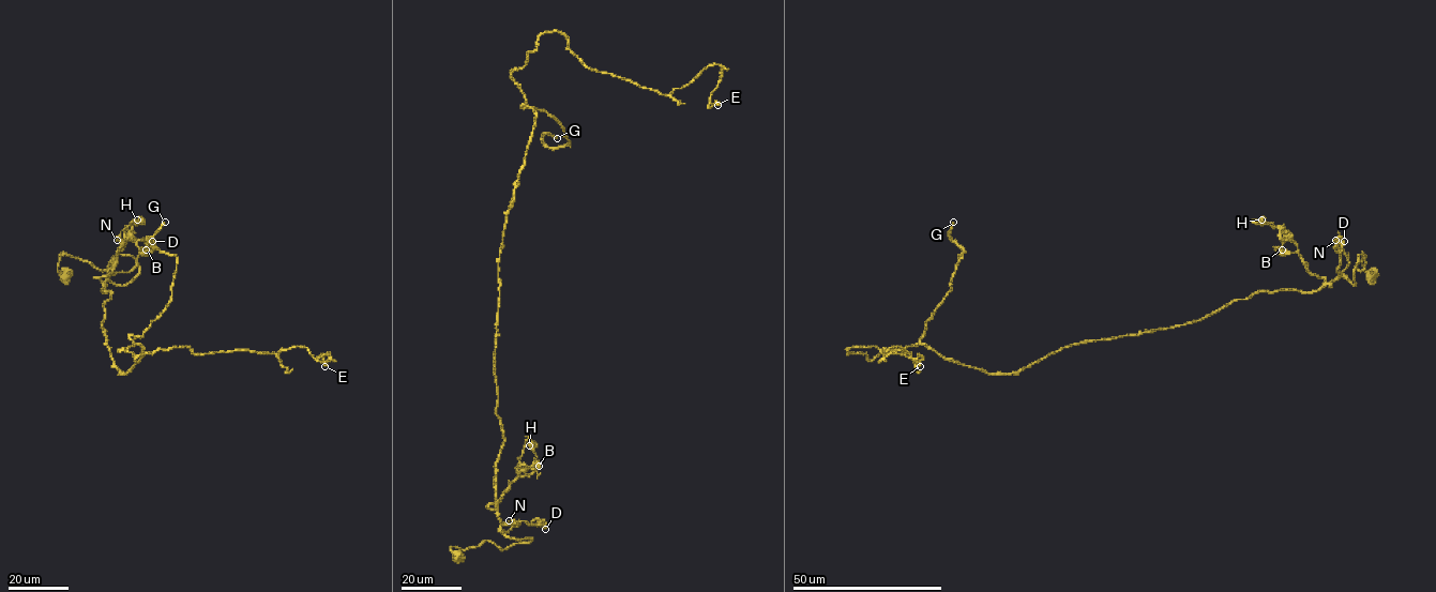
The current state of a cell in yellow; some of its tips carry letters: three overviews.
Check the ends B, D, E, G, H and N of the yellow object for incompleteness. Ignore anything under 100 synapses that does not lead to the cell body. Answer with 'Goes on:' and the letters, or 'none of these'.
Goes on: G

